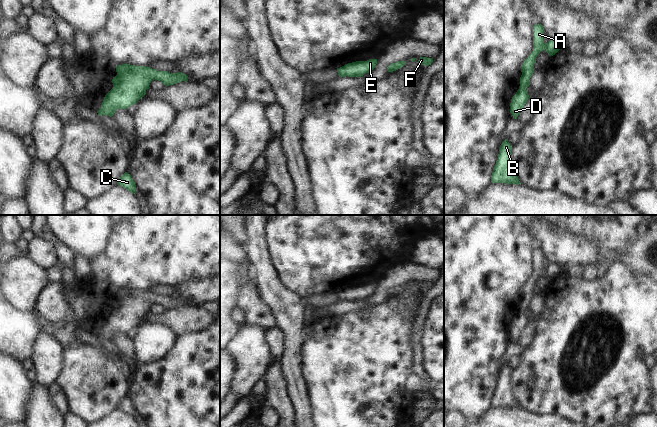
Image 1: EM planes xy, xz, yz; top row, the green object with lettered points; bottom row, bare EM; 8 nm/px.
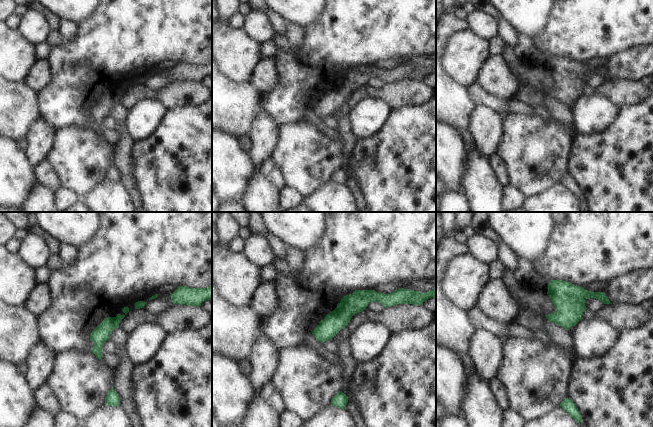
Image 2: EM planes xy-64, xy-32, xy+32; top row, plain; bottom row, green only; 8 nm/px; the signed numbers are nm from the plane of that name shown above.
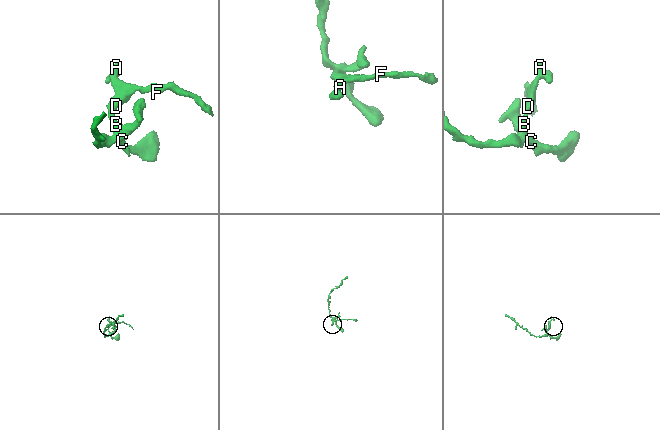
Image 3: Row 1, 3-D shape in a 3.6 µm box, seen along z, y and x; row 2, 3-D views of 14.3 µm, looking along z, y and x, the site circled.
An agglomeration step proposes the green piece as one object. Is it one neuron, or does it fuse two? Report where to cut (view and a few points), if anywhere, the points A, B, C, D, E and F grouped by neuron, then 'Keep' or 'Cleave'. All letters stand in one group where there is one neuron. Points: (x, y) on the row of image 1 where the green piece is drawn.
No split. Groups: A B C D E F. Keep.

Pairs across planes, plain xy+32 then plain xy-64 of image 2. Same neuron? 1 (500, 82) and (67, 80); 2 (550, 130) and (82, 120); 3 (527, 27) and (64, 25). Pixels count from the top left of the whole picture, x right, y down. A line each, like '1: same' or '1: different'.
1: different
2: different
3: different

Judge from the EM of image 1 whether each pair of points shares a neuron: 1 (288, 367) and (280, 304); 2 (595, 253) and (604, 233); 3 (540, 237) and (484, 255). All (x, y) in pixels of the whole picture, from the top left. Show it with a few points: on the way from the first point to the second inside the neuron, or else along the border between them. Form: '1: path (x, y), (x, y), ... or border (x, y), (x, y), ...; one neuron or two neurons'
1: path (291, 351), (290, 320); one neuron
2: border (577, 235), (590, 239), (598, 248), (606, 252); two neurons
3: border (527, 231), (534, 248); two neurons

